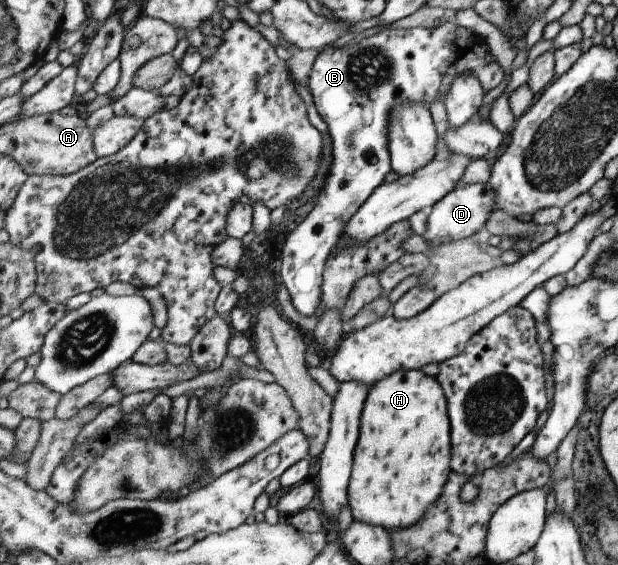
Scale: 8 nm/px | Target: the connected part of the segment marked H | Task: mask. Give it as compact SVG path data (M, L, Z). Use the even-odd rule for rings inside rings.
M421 369L399 370L370 387L363 409L360 437L354 454L354 465L348 490L350 510L353 518L361 520L361 522L367 522L367 524L373 524L373 526L383 526L388 531L411 528L441 498L443 488L449 481L449 474L452 474L452 419L450 418L448 398L445 396L444 387L437 380L436 376L429 376Z

